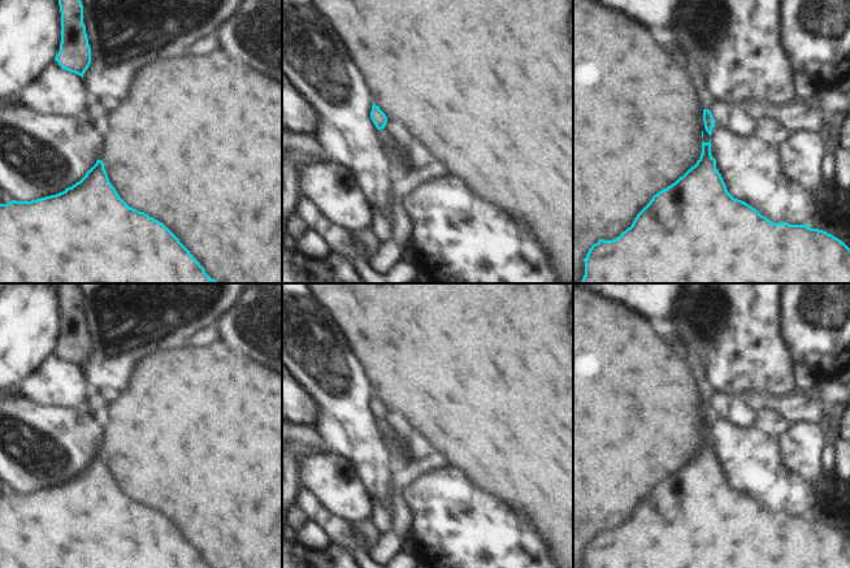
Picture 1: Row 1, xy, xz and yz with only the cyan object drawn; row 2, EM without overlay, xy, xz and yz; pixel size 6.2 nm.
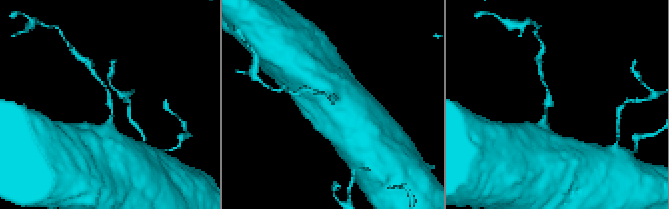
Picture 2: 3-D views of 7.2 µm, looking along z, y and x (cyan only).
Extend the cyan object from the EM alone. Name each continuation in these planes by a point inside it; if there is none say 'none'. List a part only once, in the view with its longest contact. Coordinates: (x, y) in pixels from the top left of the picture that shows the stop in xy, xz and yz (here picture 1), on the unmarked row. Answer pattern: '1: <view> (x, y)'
none

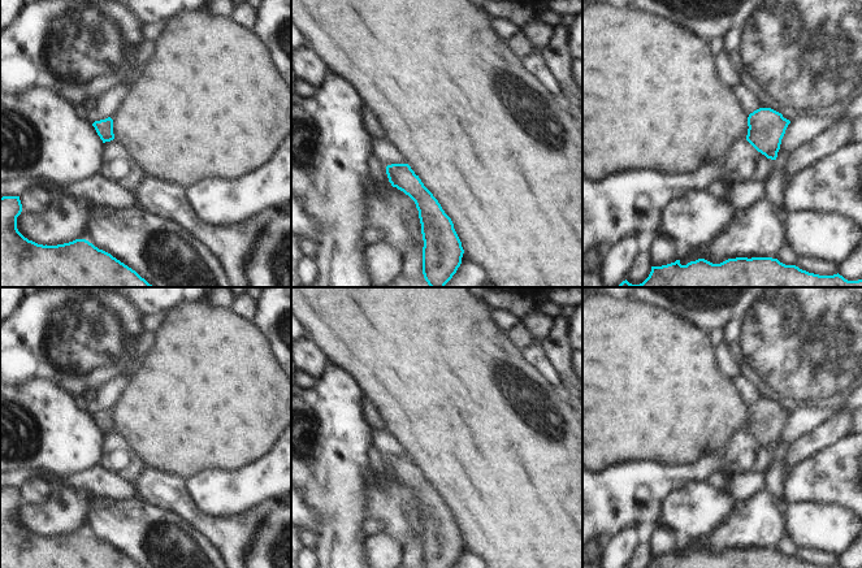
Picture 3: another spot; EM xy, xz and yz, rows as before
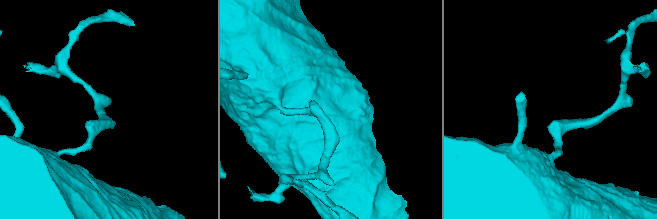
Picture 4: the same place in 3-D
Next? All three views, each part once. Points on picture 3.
none

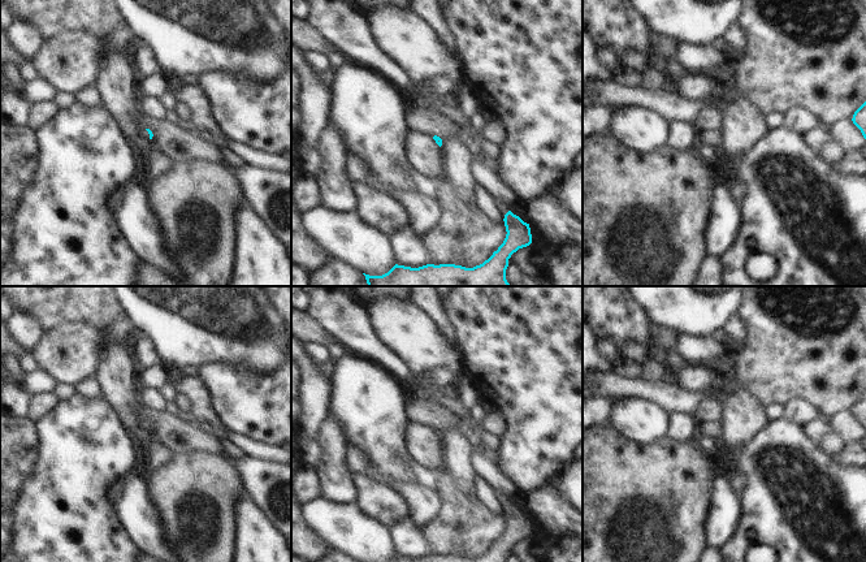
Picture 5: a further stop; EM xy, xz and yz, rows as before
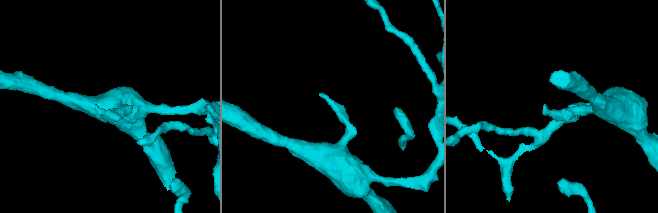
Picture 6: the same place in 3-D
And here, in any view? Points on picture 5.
1: xy (142, 432)

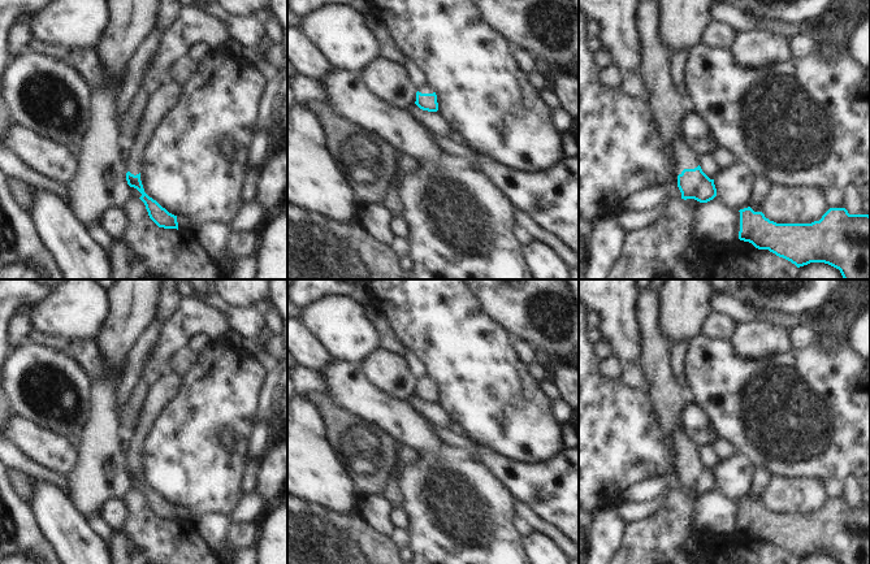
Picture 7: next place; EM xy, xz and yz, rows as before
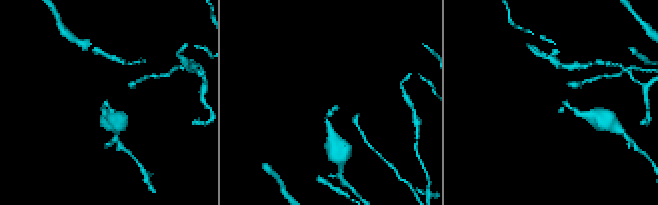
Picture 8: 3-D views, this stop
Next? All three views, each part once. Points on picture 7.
1: yz (687, 450)

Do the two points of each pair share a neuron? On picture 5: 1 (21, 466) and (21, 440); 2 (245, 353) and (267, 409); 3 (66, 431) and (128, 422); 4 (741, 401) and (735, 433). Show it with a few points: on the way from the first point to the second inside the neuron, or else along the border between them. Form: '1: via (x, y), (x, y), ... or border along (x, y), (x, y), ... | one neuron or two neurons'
1: via (21, 459), (21, 446) | one neuron
2: border along (221, 362), (265, 372), (277, 367) | two neurons
3: border along (104, 398), (130, 436) | two neurons
4: via (741, 409), (740, 426) | one neuron

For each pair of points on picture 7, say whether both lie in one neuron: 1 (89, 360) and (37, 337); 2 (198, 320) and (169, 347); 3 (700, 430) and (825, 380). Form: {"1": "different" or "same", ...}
{"1": "same", "2": "same", "3": "different"}

